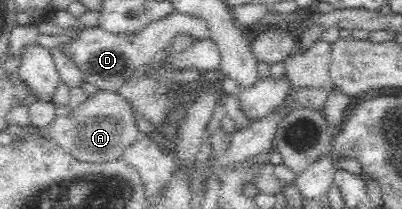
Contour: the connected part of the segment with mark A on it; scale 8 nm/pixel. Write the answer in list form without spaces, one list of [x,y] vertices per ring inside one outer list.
[[[99,90],[93,96],[88,96],[65,116],[55,114],[48,119],[48,123],[37,122],[36,131],[42,137],[48,137],[60,144],[77,161],[89,163],[120,158],[126,147],[130,147],[141,136],[128,102],[118,92],[110,90]]]

